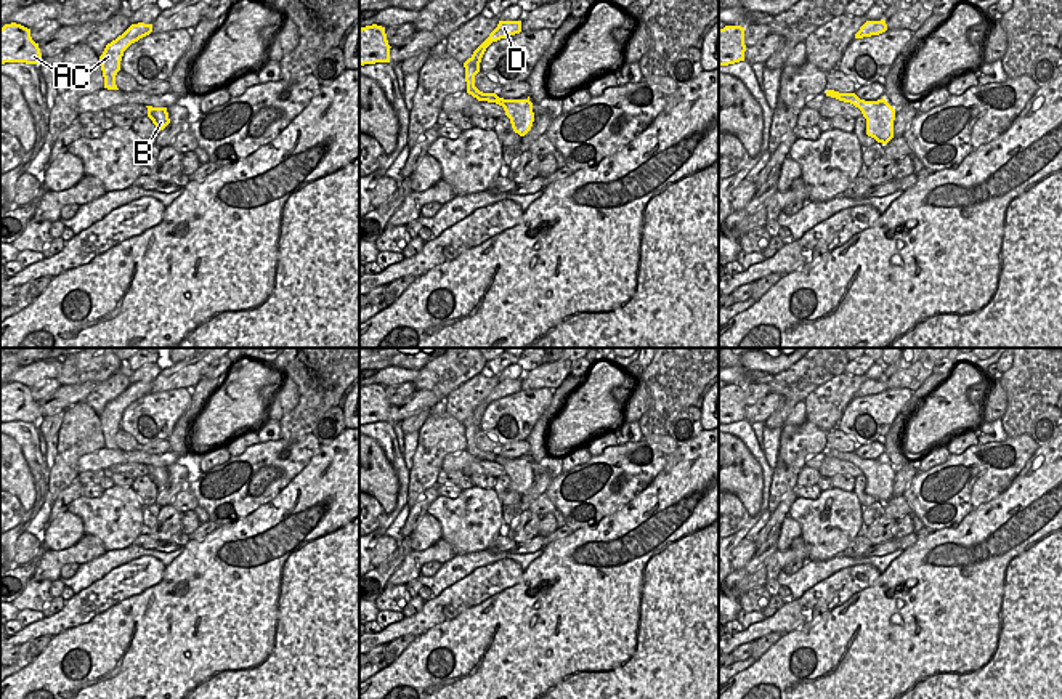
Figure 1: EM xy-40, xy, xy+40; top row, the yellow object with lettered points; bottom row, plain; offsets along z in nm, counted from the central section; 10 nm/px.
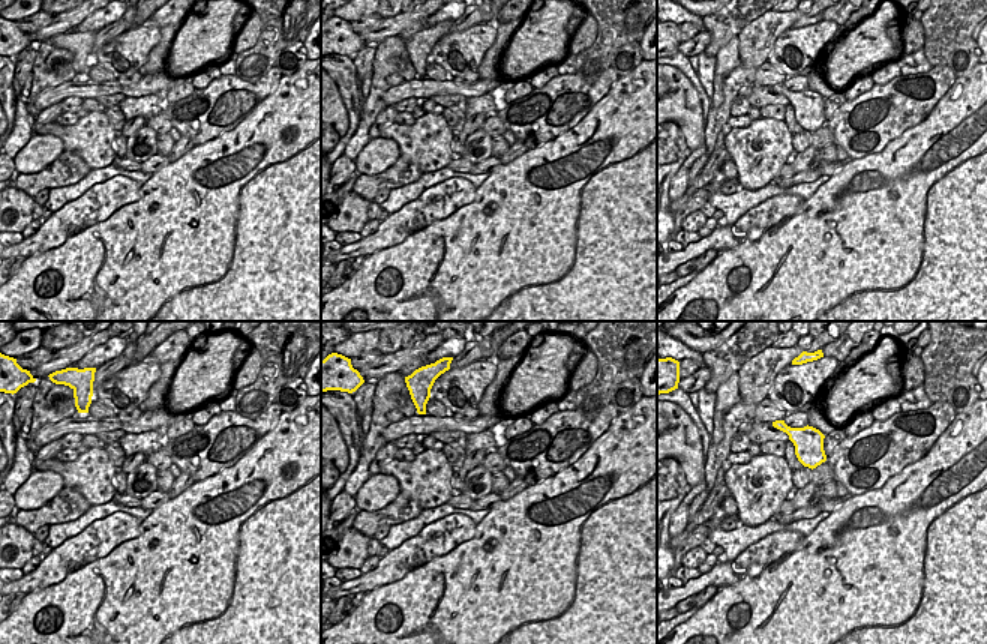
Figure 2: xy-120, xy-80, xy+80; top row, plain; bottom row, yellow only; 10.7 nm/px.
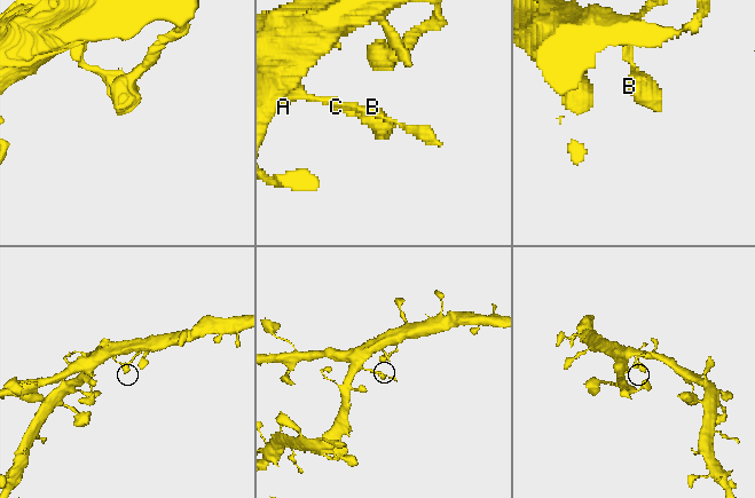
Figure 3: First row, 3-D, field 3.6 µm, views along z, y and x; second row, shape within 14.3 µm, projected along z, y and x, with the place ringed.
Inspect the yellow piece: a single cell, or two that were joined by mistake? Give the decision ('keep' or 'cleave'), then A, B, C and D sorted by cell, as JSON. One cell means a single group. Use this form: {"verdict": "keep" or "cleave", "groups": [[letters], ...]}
{"verdict": "keep", "groups": [["A", "B", "C", "D"]]}

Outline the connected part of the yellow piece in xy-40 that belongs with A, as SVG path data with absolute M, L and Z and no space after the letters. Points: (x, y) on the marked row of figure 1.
M11 22L0 29L0 64L26 63L39 64L42 53L30 37L30 29Z

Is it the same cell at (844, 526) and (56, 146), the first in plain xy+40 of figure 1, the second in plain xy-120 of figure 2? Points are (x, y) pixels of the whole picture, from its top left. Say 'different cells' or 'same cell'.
different cells

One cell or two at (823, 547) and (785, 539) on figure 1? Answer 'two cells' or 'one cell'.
two cells

